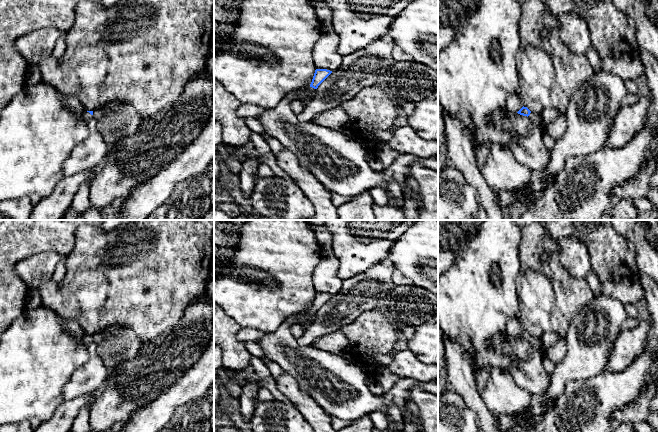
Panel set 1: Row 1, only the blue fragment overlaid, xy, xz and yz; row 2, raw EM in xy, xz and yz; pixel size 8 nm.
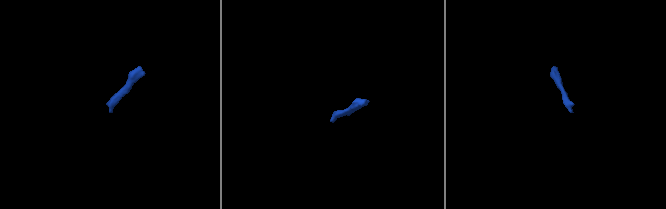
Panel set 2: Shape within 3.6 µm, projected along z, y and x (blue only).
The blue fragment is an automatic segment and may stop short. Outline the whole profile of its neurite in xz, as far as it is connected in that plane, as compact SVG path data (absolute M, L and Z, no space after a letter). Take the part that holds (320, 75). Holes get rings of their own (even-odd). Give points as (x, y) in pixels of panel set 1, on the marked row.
M316 69L311 84L306 87L304 91L302 91L297 100L303 101L308 96L312 96L315 94L318 86L332 73L332 71L327 69Z

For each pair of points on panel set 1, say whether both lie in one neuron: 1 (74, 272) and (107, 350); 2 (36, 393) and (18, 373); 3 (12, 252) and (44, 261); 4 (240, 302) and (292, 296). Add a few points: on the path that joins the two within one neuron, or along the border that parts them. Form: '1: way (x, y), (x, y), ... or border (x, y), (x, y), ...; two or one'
1: border (122, 325), (108, 325), (92, 334); two
2: way (33, 388), (23, 378); one
3: border (51, 251), (23, 258), (15, 264), (14, 273); two
4: way (253, 302), (273, 302), (279, 298); one

